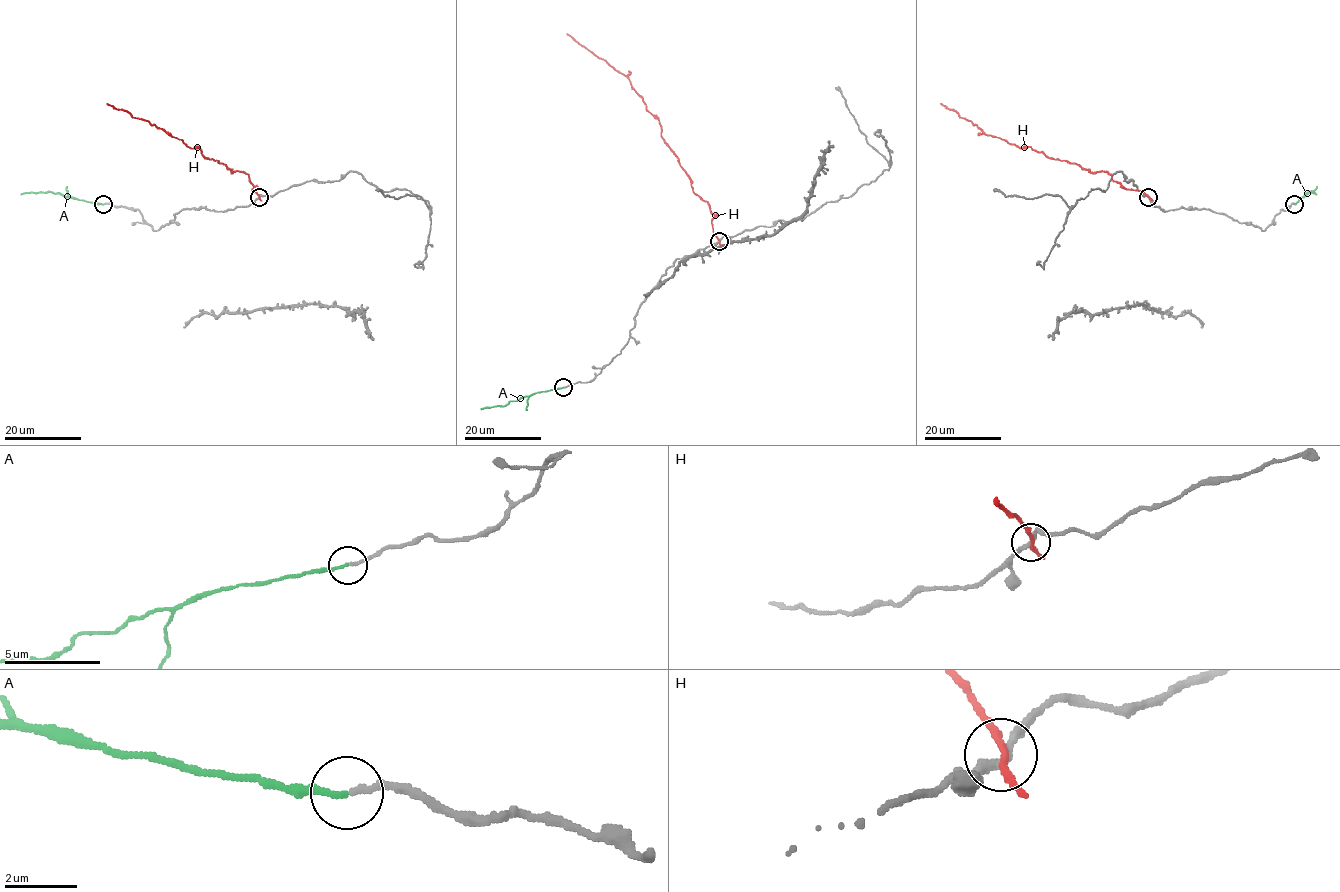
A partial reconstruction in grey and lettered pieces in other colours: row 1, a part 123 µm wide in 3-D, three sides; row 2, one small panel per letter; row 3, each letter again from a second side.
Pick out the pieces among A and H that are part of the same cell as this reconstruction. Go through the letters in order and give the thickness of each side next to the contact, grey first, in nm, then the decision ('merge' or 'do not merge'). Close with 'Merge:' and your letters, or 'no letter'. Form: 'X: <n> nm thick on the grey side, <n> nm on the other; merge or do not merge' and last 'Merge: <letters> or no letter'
A: 160 nm thick on the grey side, 160 nm on the other; merge
H: 220 nm thick on the grey side, 200 nm on the other; do not merge
Merge: A

